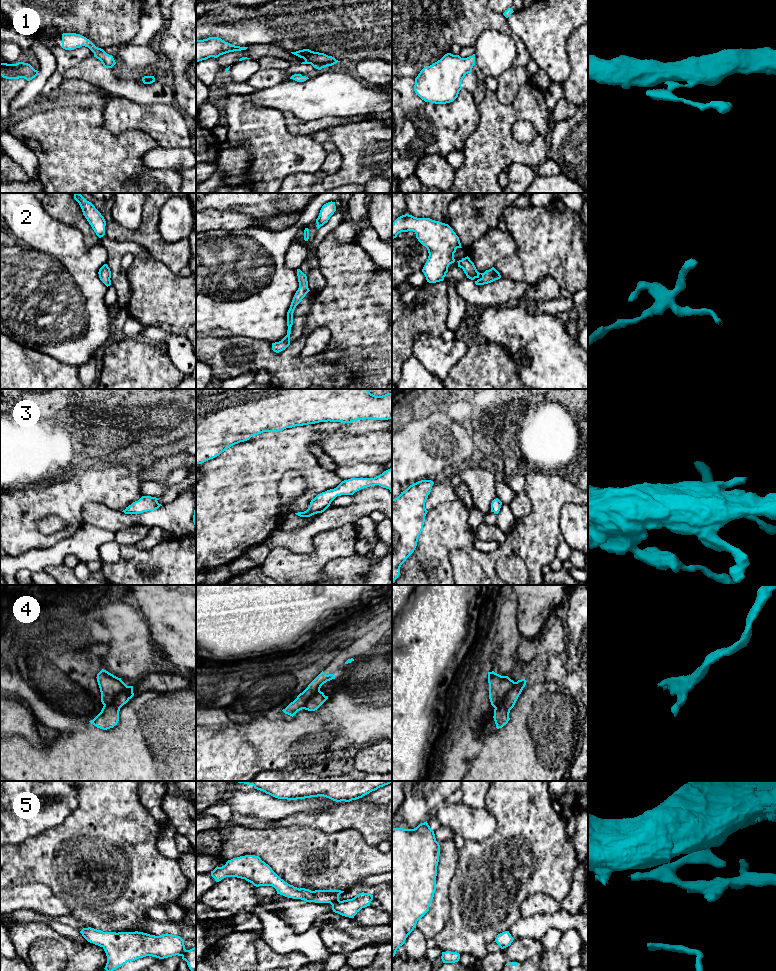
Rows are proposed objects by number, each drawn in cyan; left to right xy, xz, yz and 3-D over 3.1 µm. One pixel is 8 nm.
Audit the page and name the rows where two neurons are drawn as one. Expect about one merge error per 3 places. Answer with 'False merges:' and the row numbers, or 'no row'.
False merges: 4

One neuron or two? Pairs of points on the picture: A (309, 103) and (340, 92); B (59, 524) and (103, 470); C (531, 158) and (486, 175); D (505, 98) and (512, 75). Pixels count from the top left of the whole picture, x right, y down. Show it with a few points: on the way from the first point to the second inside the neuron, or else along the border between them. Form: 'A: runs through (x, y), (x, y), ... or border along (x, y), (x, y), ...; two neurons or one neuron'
A: runs through (317, 98), (332, 94); one neuron
B: border along (39, 521), (50, 515), (57, 515), (65, 526); two neurons
C: runs through (520, 157), (507, 157), (497, 164); one neuron
D: runs through (506, 92), (510, 81); one neuron

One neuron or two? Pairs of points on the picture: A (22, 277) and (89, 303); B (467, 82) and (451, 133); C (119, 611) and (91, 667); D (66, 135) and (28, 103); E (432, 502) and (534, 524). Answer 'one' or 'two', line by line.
A: one
B: two
C: two
D: two
E: two

